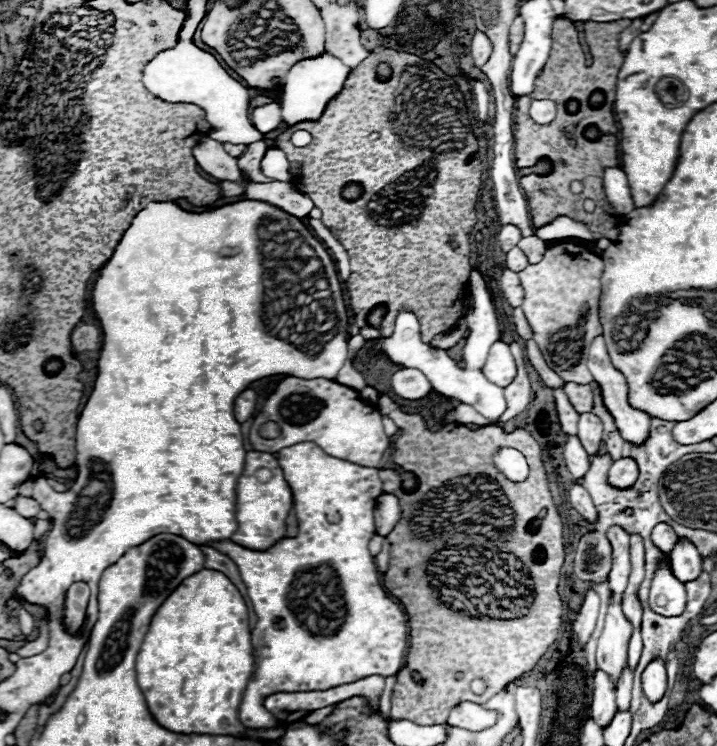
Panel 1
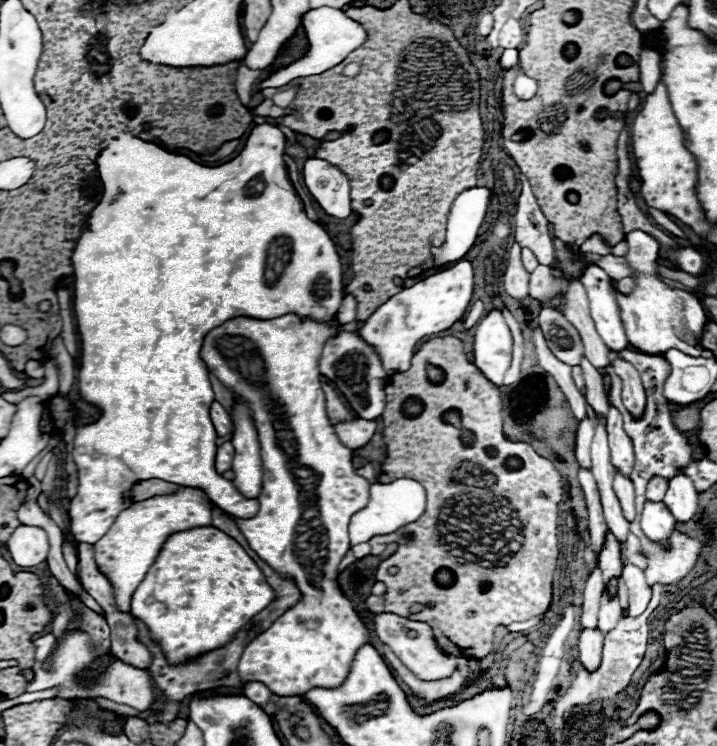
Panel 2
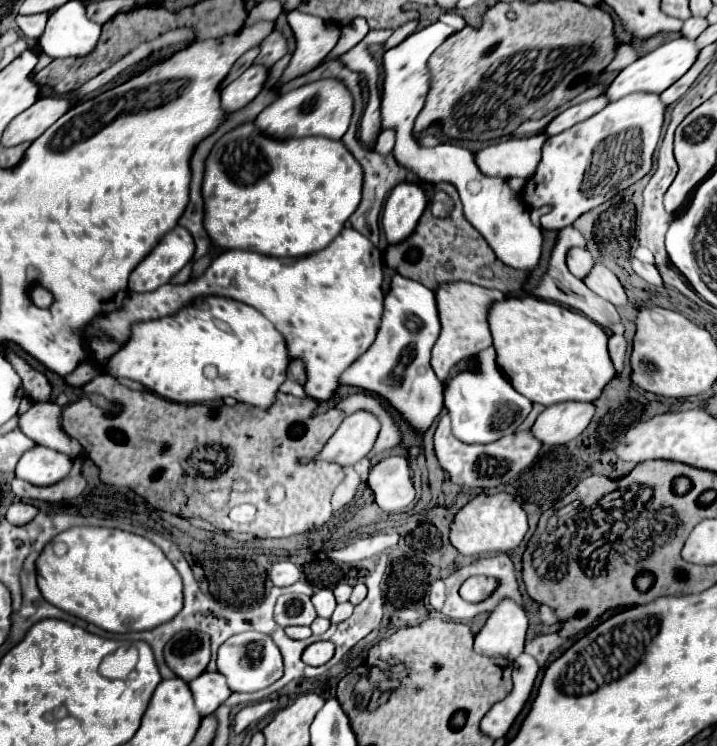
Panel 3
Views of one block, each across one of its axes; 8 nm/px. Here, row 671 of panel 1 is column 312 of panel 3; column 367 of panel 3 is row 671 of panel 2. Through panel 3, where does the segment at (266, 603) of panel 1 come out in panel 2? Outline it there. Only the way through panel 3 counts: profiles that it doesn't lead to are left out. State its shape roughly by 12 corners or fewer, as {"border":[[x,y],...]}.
{"border":[[228,320],[208,370],[262,454],[248,546],[302,594],[242,686],[338,688],[372,644],[338,584],[370,482],[326,416],[334,328]]}

